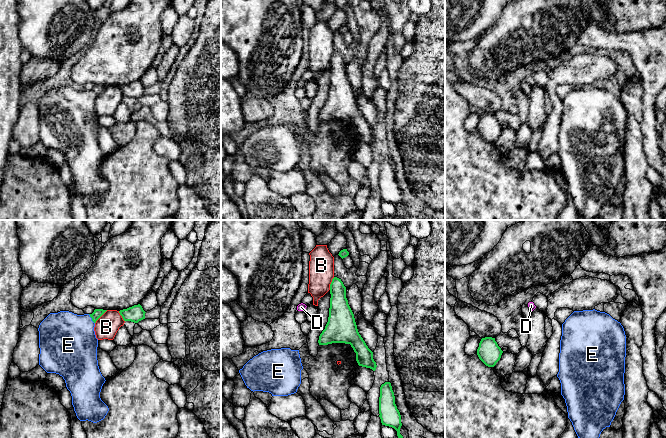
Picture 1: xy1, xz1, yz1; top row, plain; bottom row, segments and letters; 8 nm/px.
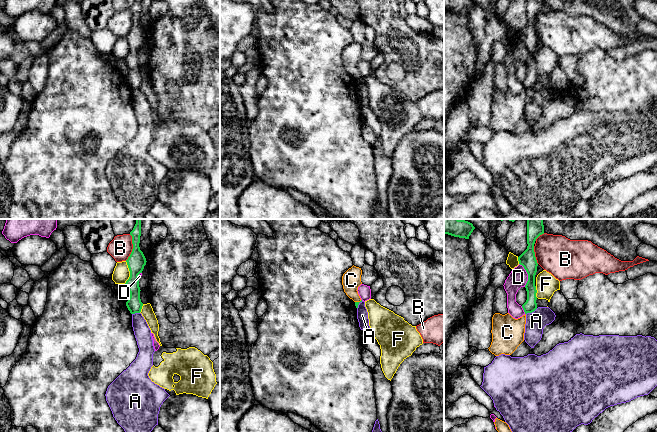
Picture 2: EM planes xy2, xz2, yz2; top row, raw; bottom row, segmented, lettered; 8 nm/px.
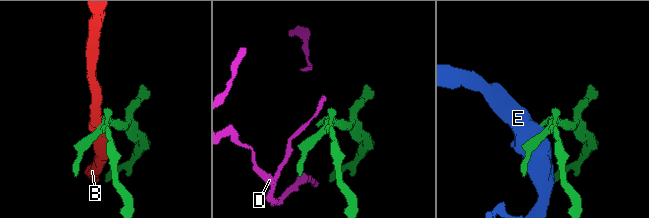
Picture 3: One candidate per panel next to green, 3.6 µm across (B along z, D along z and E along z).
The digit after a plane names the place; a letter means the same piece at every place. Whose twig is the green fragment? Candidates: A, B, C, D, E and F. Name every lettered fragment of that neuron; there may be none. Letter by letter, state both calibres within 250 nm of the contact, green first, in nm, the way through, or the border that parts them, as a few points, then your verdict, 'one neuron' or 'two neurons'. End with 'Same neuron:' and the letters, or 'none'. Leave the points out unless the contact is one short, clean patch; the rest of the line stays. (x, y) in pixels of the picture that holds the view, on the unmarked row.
A: calibres 100 and 160 nm; border yz2 (537, 84), (526, 90); two neurons
B: calibres 150 and 190 nm; two neurons
C: calibres 30 and 160 nm; border xz2 (361, 76), (355, 78); two neurons
D: calibres 140 and 150 nm; two neurons
E: calibres 70 and 420 nm; way xy1 (97, 89), (92, 95), (69, 116); one neuron
F: calibres 150 and 140 nm; two neurons
Same neuron: E

